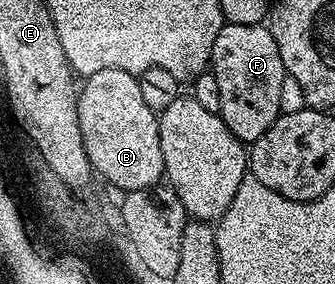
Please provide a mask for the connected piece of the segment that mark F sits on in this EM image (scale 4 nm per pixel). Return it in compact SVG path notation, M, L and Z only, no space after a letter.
M223 24L217 39L213 39L209 72L217 79L217 91L221 91L219 117L239 141L256 141L273 127L284 108L285 70L281 51L277 51L277 43L266 24Z

